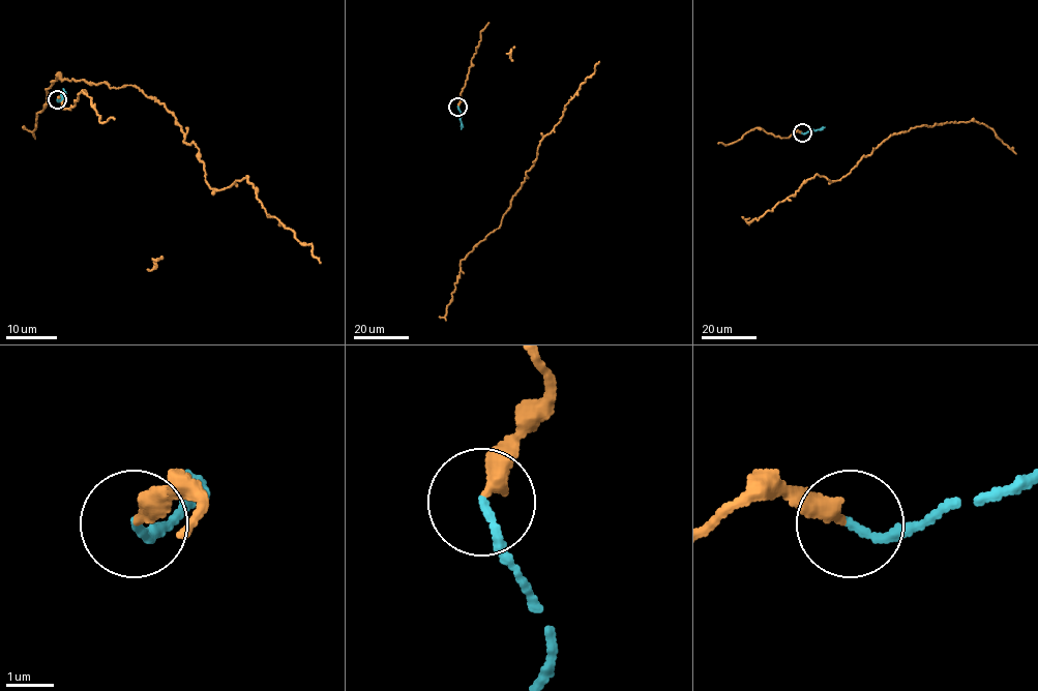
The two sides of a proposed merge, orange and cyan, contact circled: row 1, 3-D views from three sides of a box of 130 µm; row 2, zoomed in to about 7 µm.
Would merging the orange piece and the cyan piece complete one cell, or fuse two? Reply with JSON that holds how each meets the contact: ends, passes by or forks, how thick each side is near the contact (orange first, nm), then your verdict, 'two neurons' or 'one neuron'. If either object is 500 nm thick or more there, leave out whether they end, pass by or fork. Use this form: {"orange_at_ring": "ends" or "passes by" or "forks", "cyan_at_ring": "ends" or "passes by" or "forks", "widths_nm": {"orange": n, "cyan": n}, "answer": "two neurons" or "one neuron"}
{"orange_at_ring": "ends", "cyan_at_ring": "ends", "widths_nm": {"orange": 380, "cyan": 160}, "answer": "one neuron"}

